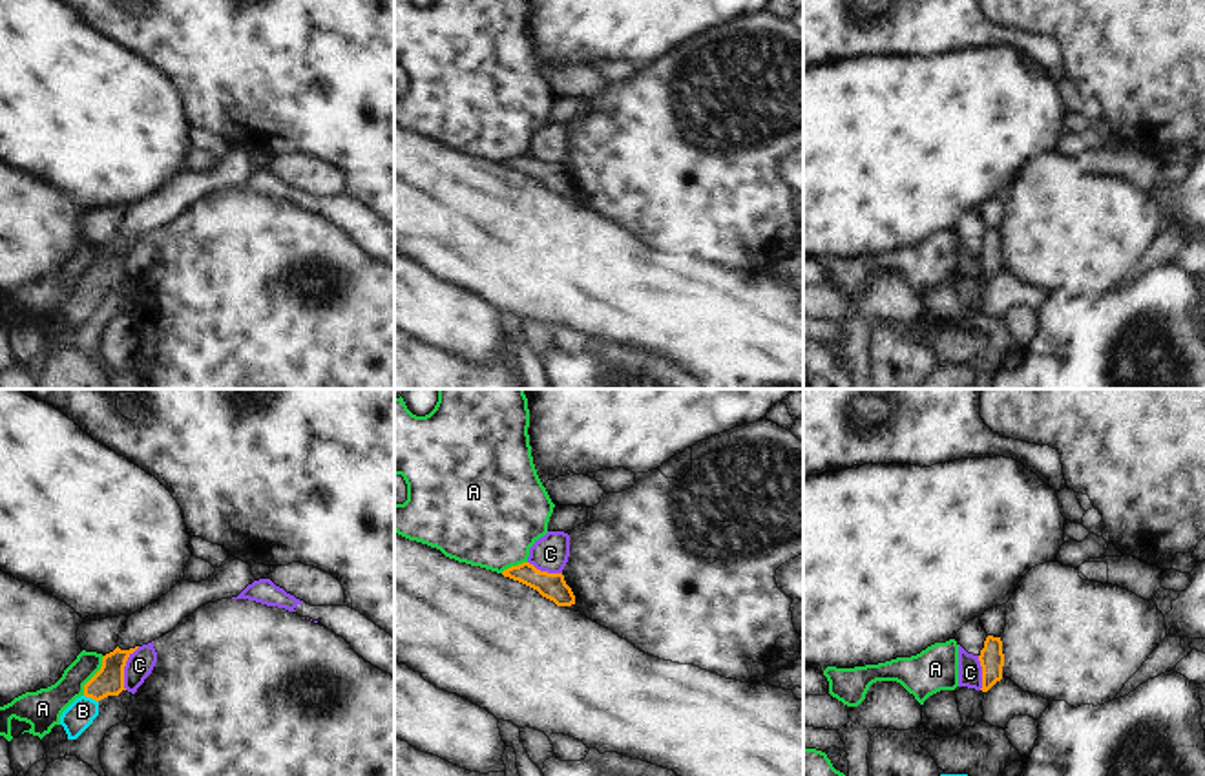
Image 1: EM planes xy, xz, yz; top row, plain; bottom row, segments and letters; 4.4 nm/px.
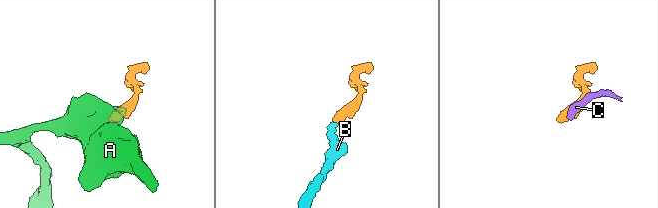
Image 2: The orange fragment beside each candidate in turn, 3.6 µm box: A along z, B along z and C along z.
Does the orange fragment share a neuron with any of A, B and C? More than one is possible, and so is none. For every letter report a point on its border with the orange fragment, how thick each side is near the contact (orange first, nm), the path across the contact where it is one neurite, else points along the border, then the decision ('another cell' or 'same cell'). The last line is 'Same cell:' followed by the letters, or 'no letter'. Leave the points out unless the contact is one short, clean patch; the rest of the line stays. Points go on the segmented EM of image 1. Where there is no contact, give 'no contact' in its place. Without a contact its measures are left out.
A: contact xy (94, 676); calibres 130 and 160 nm; border xy (104, 656), (99, 671), (84, 685), (83, 694); another cell
B: contact xy (92, 698); calibres 130 and 120 nm; way xy (110, 680), (92, 698), (83, 711); same cell
C: contact xy (123, 669); calibres 130 and 120 nm; border xy (139, 647), (126, 661), (125, 689); another cell
Same cell: B

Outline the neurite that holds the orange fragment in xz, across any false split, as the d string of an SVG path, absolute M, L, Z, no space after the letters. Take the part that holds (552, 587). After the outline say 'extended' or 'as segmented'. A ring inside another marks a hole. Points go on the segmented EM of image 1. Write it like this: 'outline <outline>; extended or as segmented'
outline M522 562L504 570L502 575L537 590L542 597L553 601L557 606L575 604L575 595L566 584L562 573L540 572L533 564Z; as segmented

